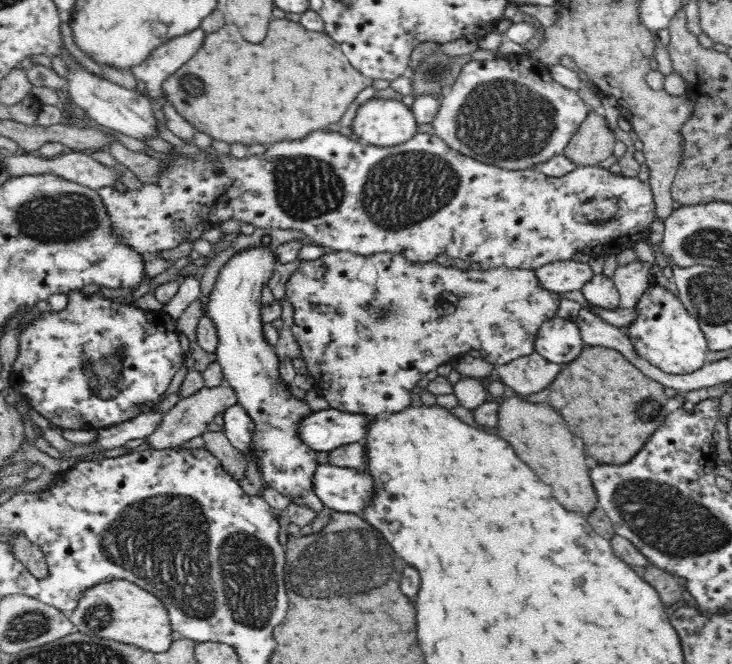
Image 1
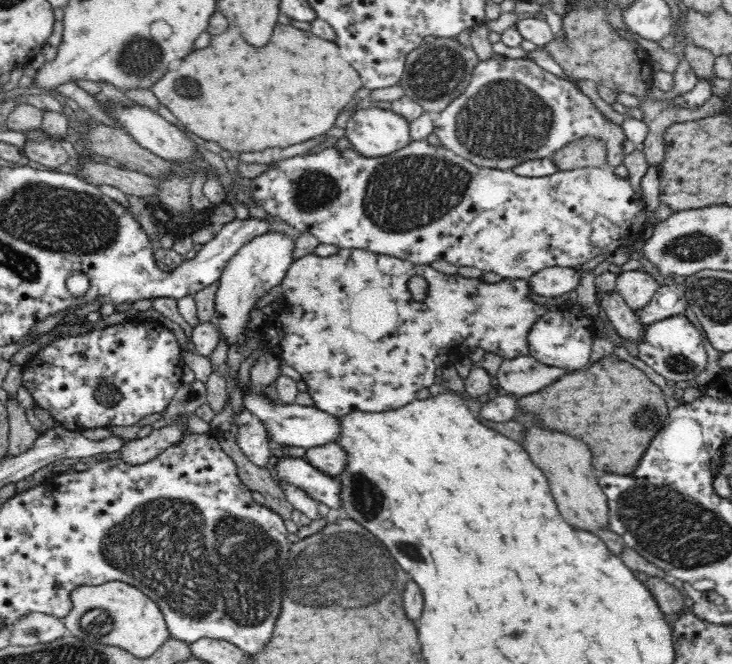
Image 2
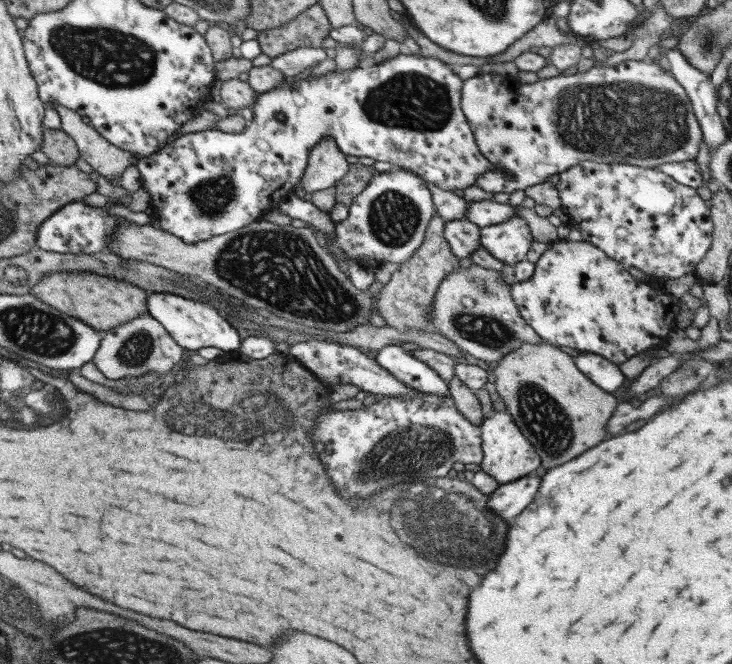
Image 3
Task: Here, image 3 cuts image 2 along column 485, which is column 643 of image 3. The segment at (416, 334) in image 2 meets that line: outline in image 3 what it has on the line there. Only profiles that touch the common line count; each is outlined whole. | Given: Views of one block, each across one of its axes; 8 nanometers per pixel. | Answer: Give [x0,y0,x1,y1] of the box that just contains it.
[510,240,678,366]

